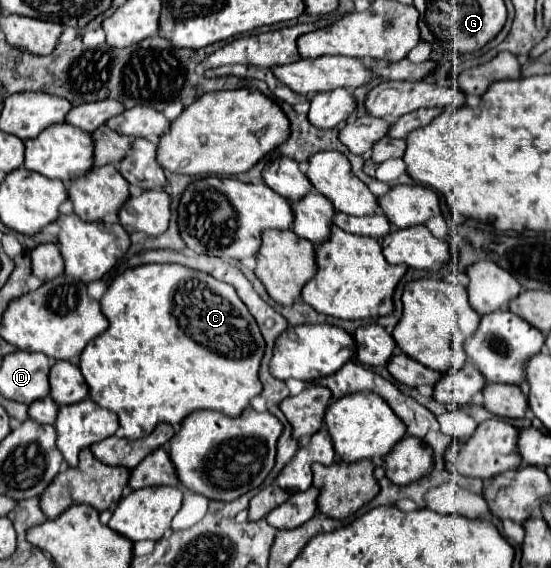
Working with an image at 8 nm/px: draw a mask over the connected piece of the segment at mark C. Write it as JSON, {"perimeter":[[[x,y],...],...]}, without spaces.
{"perimeter":[[[141,264],[141,266],[135,266],[135,268],[127,268],[125,272],[121,272],[113,278],[113,282],[109,284],[107,292],[101,298],[101,312],[109,320],[109,328],[85,346],[85,350],[81,352],[79,370],[81,370],[81,374],[83,374],[83,378],[89,386],[91,400],[119,416],[119,426],[121,426],[125,438],[133,438],[133,440],[145,438],[145,434],[153,432],[153,428],[159,422],[169,422],[177,428],[179,422],[187,414],[191,414],[199,408],[217,410],[217,412],[223,412],[225,416],[237,416],[237,414],[241,414],[241,410],[245,410],[249,406],[249,400],[261,392],[261,382],[257,378],[257,370],[259,370],[259,362],[261,362],[265,342],[263,342],[263,336],[259,332],[255,318],[249,314],[247,306],[239,300],[233,286],[219,282],[205,272],[199,272],[199,270],[181,266],[181,264]]]}

